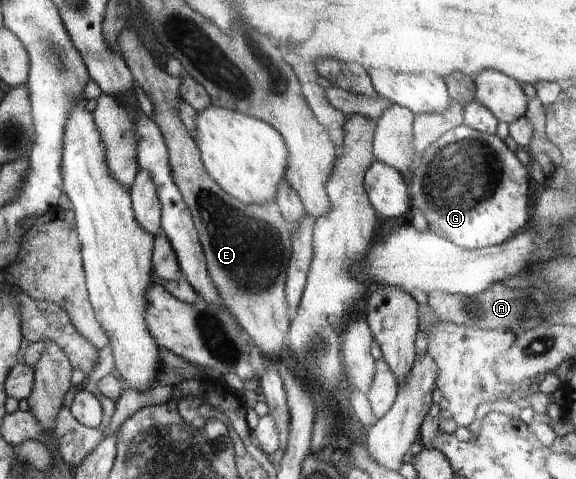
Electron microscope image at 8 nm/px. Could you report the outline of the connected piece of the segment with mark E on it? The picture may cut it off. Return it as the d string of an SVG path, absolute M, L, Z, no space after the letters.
M131 27L117 35L116 43L121 59L129 69L134 82L143 91L154 108L154 121L161 129L167 150L171 176L179 189L183 201L192 216L199 242L204 252L207 273L219 297L238 325L247 331L255 349L267 359L279 355L283 347L285 331L289 329L287 315L285 273L291 257L291 233L278 209L278 203L269 201L265 205L245 205L230 197L206 171L202 155L193 137L188 133L178 112L181 102L182 75L173 77L153 61L153 56L143 46Z

